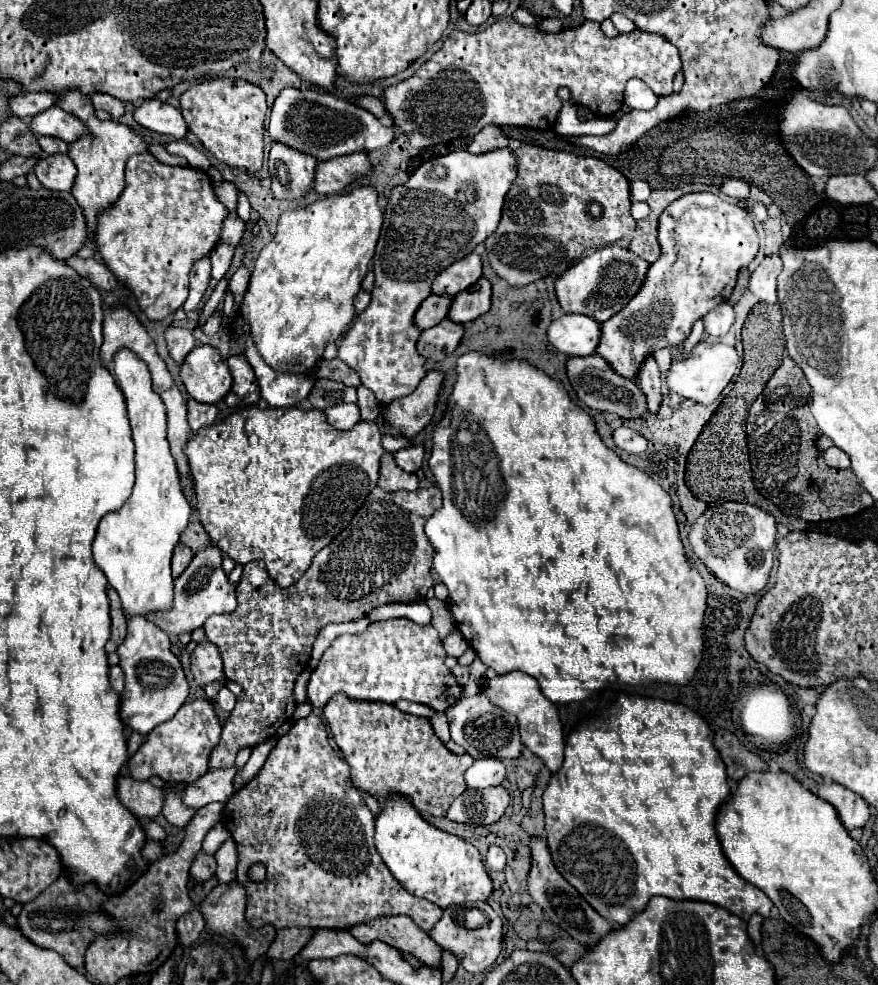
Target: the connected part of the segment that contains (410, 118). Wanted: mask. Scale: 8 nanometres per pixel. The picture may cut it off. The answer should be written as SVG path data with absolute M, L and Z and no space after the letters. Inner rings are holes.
M502 18L500 22L488 26L484 32L476 34L452 30L442 48L422 64L420 72L384 88L382 102L394 120L396 132L404 134L414 148L428 148L460 136L472 138L488 124L528 126L540 130L552 128L562 106L562 100L556 94L560 86L570 88L574 104L586 106L596 116L610 116L620 108L624 86L630 78L640 78L658 96L666 96L672 94L672 80L678 70L680 56L676 46L672 46L666 38L650 32L634 30L630 34L608 38L598 22L584 22L578 28L548 34L538 28L524 28L518 22L512 24L512 18Z

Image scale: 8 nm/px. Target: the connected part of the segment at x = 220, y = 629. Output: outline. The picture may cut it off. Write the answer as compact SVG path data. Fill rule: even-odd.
M374 488L366 502L360 506L352 522L338 534L326 548L322 548L304 576L290 588L280 588L268 576L264 562L244 564L240 582L236 584L238 608L232 614L212 616L204 624L206 638L214 642L224 660L224 676L238 682L244 692L238 698L234 710L226 724L222 724L222 734L218 746L210 754L208 768L228 768L234 766L234 758L240 748L254 748L260 742L276 736L278 728L292 718L296 700L292 696L294 680L308 666L312 654L312 642L322 626L332 622L352 622L370 614L376 606L384 604L408 604L424 600L428 588L434 586L432 580L432 558L434 546L424 534L426 520L442 506L440 488L418 488L414 492L386 492Z

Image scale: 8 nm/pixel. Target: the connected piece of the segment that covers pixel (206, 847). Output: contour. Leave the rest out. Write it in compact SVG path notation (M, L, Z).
M216 824L204 838L204 844L202 844L202 850L204 854L216 854L216 850L222 846L222 842L226 842L230 838L228 830L222 826L222 824Z

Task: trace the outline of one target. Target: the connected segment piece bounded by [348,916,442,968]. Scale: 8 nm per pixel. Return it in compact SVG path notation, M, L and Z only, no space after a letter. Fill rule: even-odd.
M394 916L394 918L378 918L374 922L354 926L348 930L352 936L358 938L362 944L370 944L374 940L382 940L402 952L414 954L428 966L440 968L440 946L428 938L408 916Z

